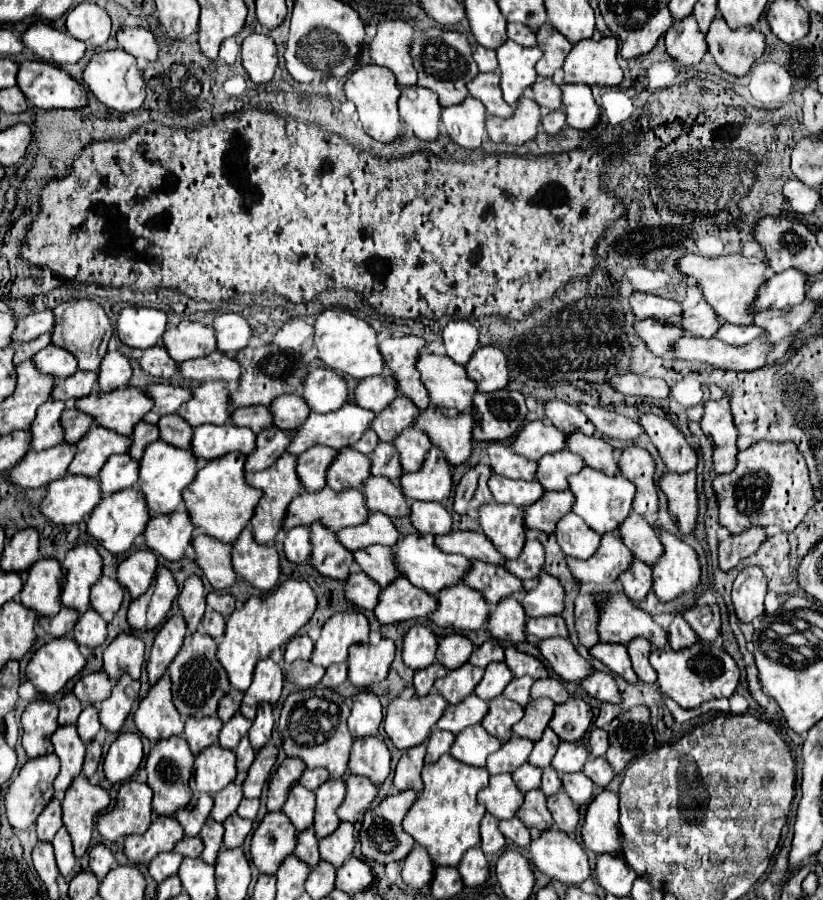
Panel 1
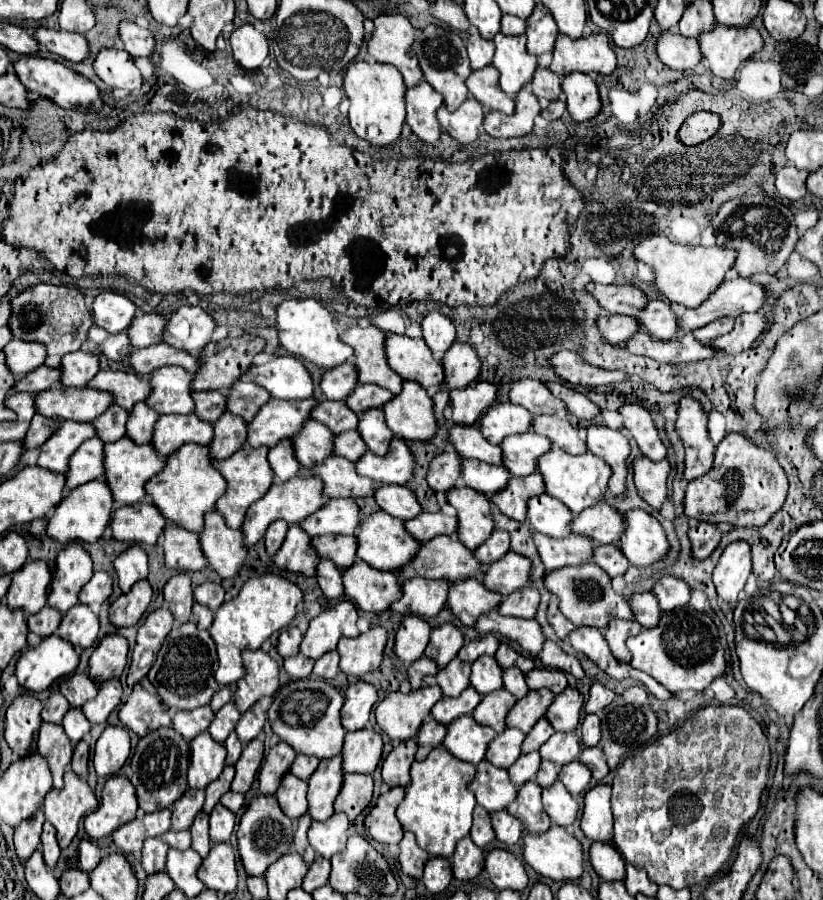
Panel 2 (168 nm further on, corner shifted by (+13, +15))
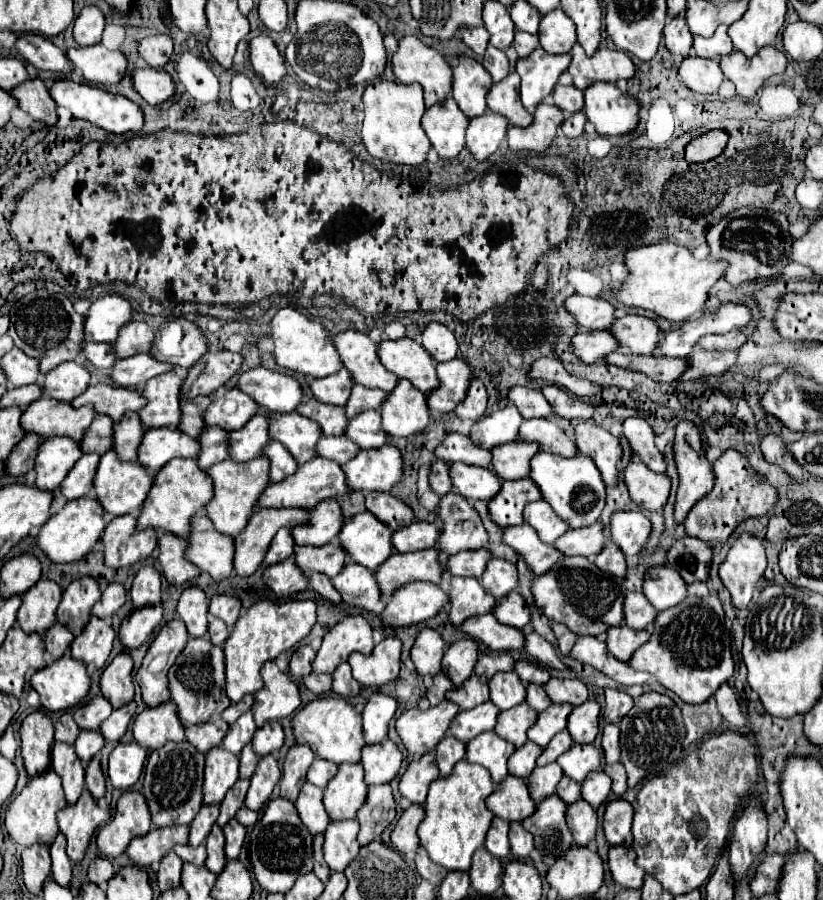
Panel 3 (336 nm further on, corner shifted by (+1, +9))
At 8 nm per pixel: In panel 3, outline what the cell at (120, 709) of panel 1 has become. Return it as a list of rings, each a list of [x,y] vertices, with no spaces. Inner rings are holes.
[[[129,702],[129,704],[113,710],[113,714],[101,726],[101,734],[105,736],[105,740],[119,742],[123,738],[123,734],[127,732],[127,726],[129,726],[133,714],[135,714],[135,702]]]

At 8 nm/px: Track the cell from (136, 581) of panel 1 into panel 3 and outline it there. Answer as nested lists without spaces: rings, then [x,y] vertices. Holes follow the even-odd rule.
[[[143,566],[131,588],[131,598],[135,608],[145,608],[145,606],[155,606],[161,602],[161,576],[153,566]]]

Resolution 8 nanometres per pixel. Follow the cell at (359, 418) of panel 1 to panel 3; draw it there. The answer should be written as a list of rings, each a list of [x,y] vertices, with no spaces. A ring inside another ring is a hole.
[[[255,414],[243,428],[229,432],[229,458],[235,462],[249,462],[253,458],[259,458],[263,456],[263,446],[267,442],[267,418],[263,414]]]

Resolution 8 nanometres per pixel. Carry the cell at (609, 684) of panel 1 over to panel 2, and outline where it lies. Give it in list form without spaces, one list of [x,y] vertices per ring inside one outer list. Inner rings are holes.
[[[547,640],[541,654],[539,654],[543,666],[547,668],[557,668],[557,670],[563,670],[567,674],[573,674],[575,678],[585,678],[585,670],[581,668],[581,662],[579,658],[575,658],[573,654],[567,654],[563,652],[555,642]]]

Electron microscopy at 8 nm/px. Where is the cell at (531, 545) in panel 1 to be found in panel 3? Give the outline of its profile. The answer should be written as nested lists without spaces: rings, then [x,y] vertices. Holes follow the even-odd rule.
[[[485,548],[475,550],[475,552],[459,552],[455,556],[443,558],[443,568],[451,576],[471,576],[471,578],[479,578],[483,574],[489,558],[491,558],[491,554]]]

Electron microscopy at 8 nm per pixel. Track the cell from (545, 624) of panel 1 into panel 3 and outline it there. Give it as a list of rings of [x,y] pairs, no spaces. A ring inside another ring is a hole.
[[[511,592],[507,594],[507,598],[501,598],[497,602],[497,606],[491,610],[491,614],[505,626],[513,626],[513,628],[521,628],[529,624],[529,608],[525,606],[525,600],[519,592]]]

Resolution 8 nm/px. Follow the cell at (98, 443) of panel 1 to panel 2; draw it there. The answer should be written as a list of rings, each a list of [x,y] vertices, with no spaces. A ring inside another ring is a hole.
[[[61,422],[59,430],[43,444],[39,454],[39,466],[53,472],[67,472],[67,460],[71,460],[75,448],[95,436],[95,428],[89,422]]]

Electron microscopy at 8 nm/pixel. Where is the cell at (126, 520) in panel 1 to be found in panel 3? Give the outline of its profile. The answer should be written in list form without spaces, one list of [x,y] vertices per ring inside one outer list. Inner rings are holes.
[[[95,498],[71,500],[41,526],[41,530],[37,534],[37,546],[55,564],[69,564],[69,562],[81,560],[85,554],[89,554],[93,550],[93,546],[99,542],[99,538],[105,530],[103,514],[105,512],[99,506],[99,502],[95,502]]]

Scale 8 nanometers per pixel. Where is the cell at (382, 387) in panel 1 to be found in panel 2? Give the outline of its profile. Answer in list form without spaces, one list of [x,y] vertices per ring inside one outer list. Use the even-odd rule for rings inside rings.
[[[345,362],[341,366],[335,366],[331,370],[325,370],[321,390],[327,396],[327,400],[345,400],[349,392],[357,386],[359,374],[355,372],[355,364]]]

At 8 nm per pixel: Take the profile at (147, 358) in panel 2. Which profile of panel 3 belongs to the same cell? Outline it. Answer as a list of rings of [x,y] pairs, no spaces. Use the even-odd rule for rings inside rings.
[[[135,354],[131,358],[115,362],[115,366],[109,370],[109,376],[115,382],[115,386],[141,388],[149,378],[163,374],[167,370],[171,370],[169,364],[159,362],[149,354]]]

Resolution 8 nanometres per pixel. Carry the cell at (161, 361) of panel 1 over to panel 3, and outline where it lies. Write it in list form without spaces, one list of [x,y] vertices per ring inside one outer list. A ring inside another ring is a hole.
[[[85,342],[81,352],[85,354],[85,358],[87,358],[89,364],[93,364],[93,366],[97,366],[97,368],[101,368],[101,370],[109,370],[109,368],[117,362],[117,356],[115,356],[111,344]]]

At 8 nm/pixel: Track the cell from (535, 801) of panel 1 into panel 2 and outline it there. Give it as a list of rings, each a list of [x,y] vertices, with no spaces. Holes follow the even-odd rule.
[[[537,782],[523,784],[523,788],[519,788],[519,792],[517,792],[515,802],[511,802],[507,806],[507,812],[517,816],[525,824],[525,830],[531,834],[541,834],[551,824],[547,814],[543,812],[541,786]]]

